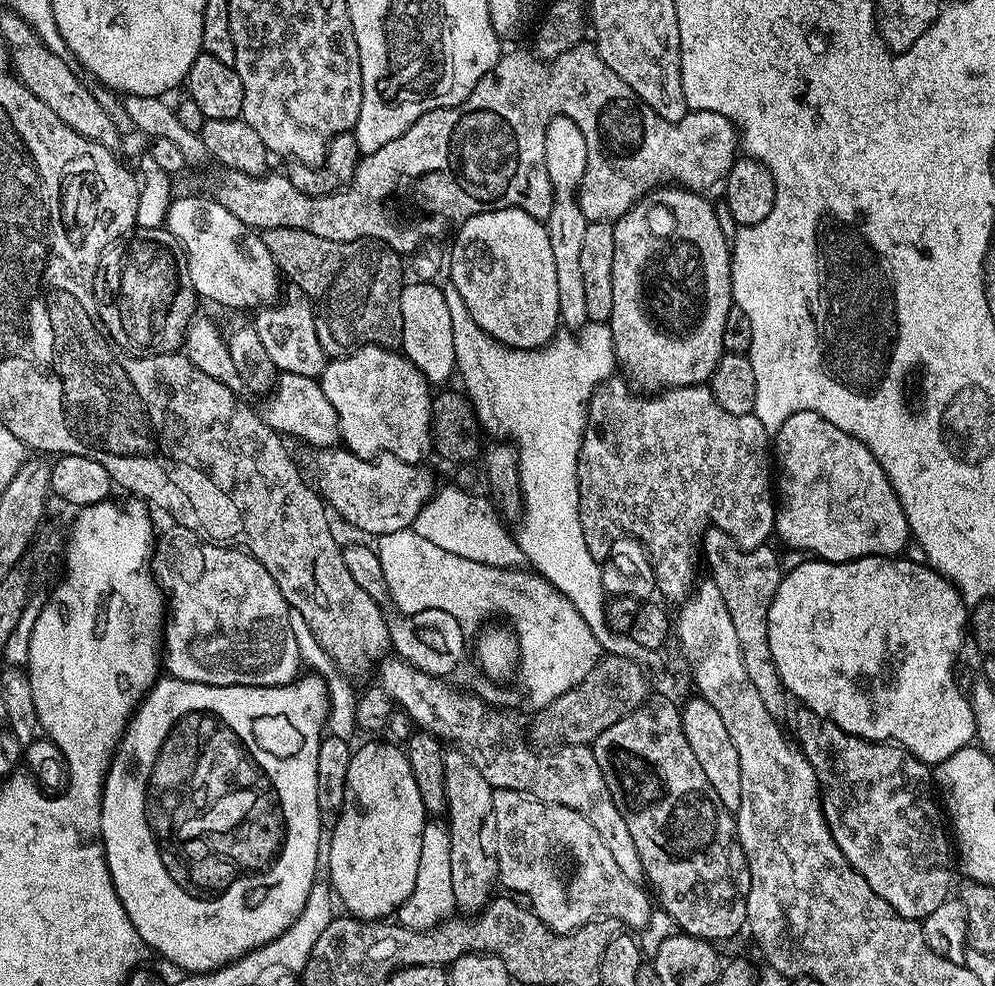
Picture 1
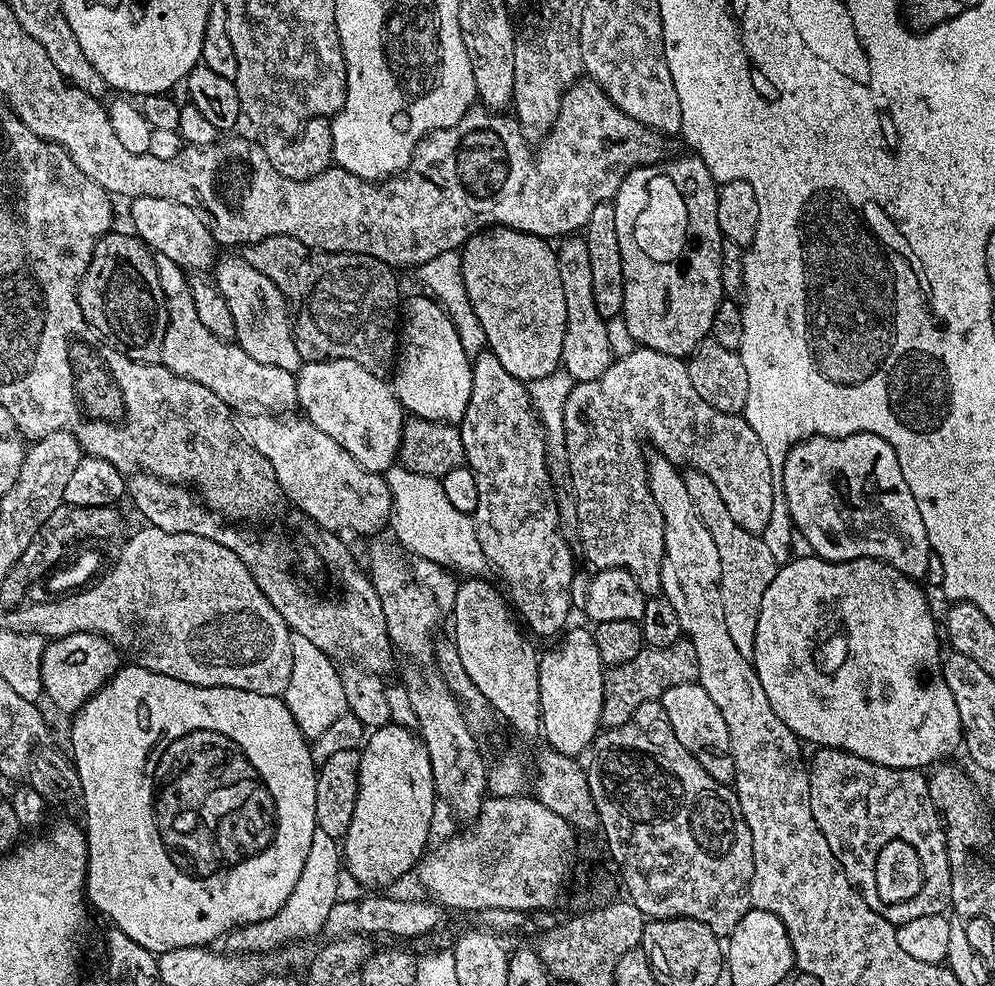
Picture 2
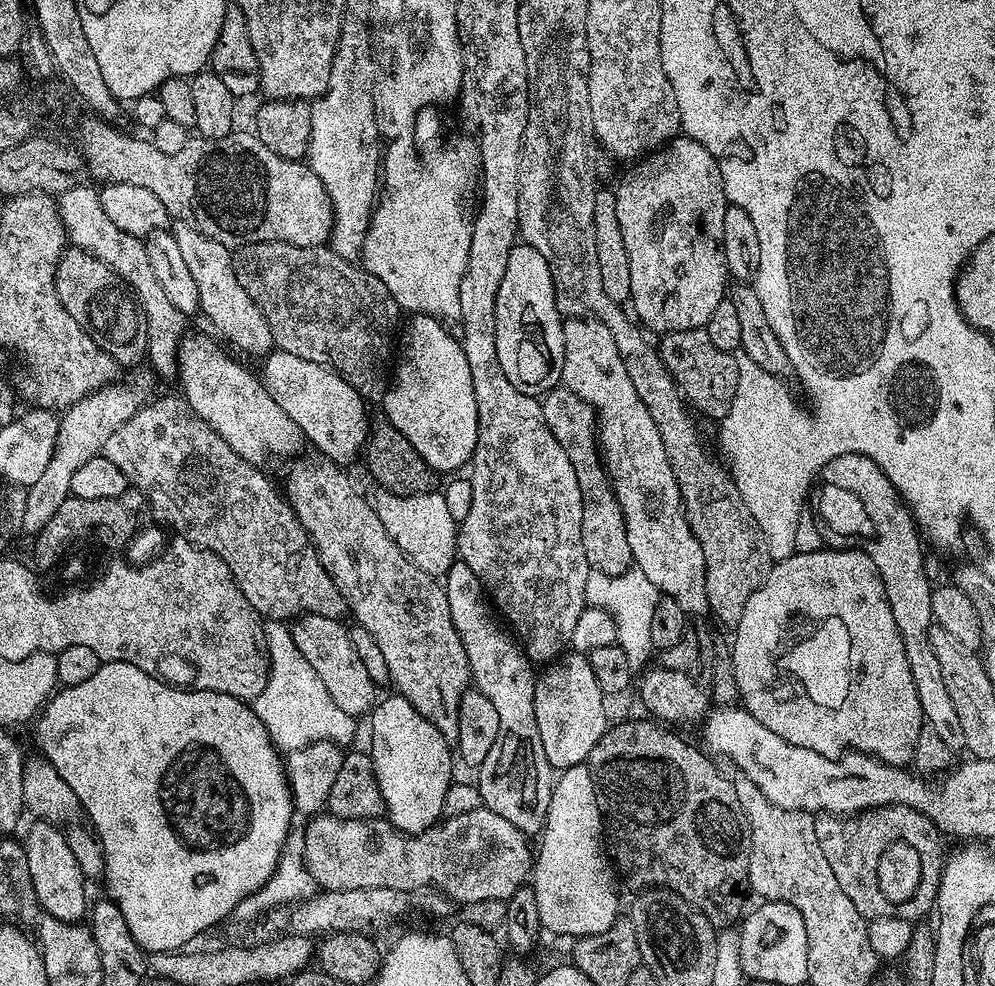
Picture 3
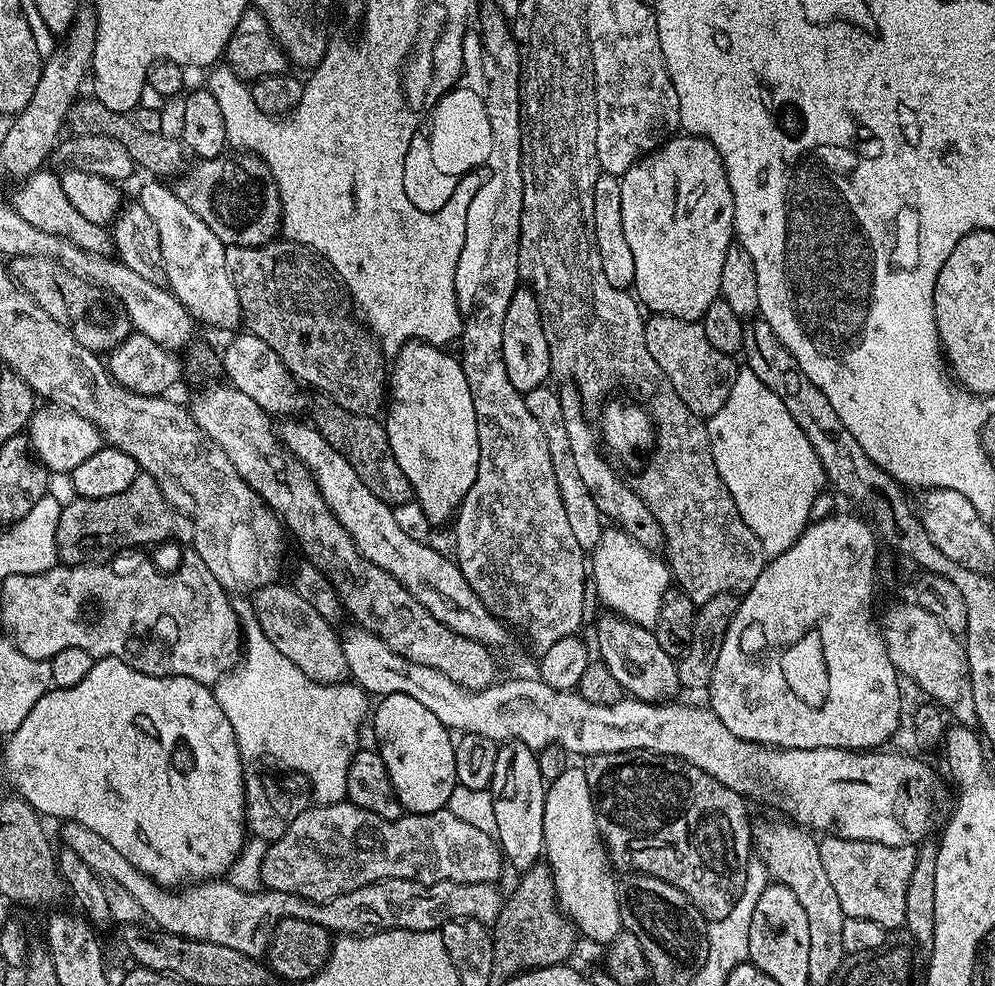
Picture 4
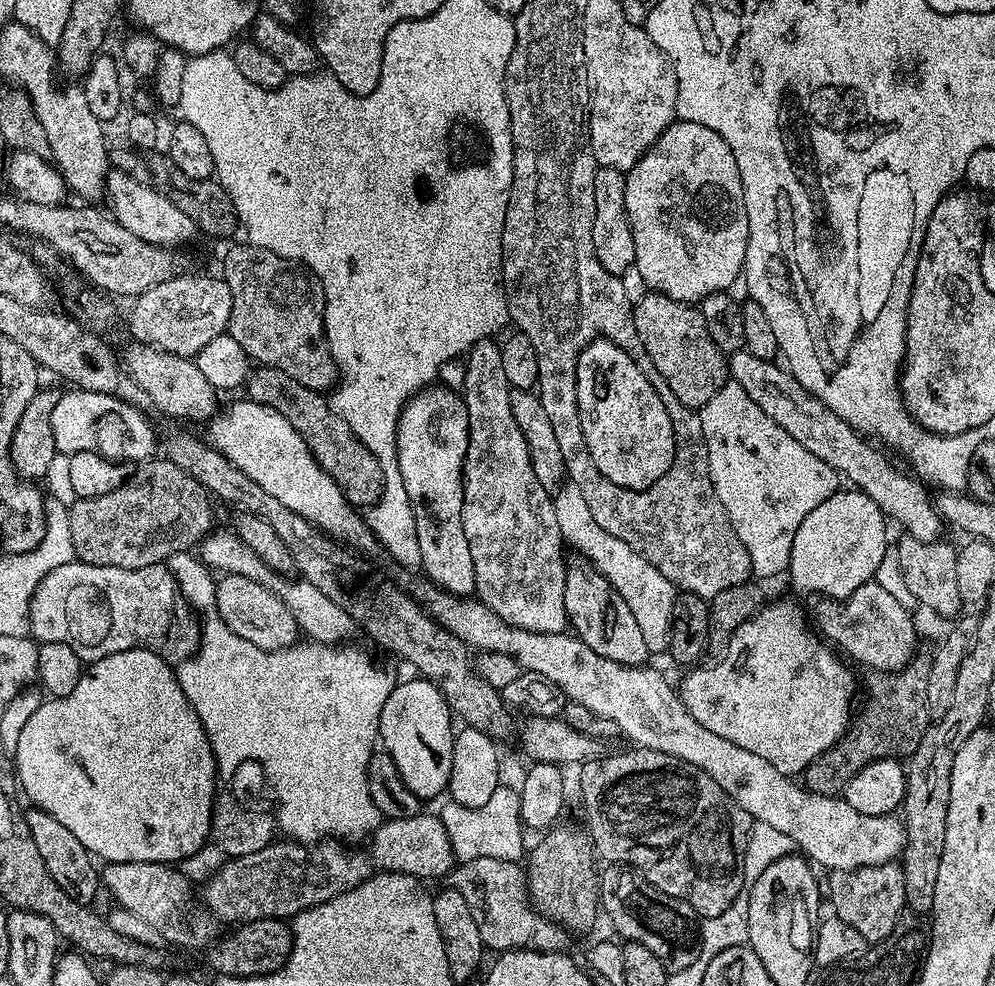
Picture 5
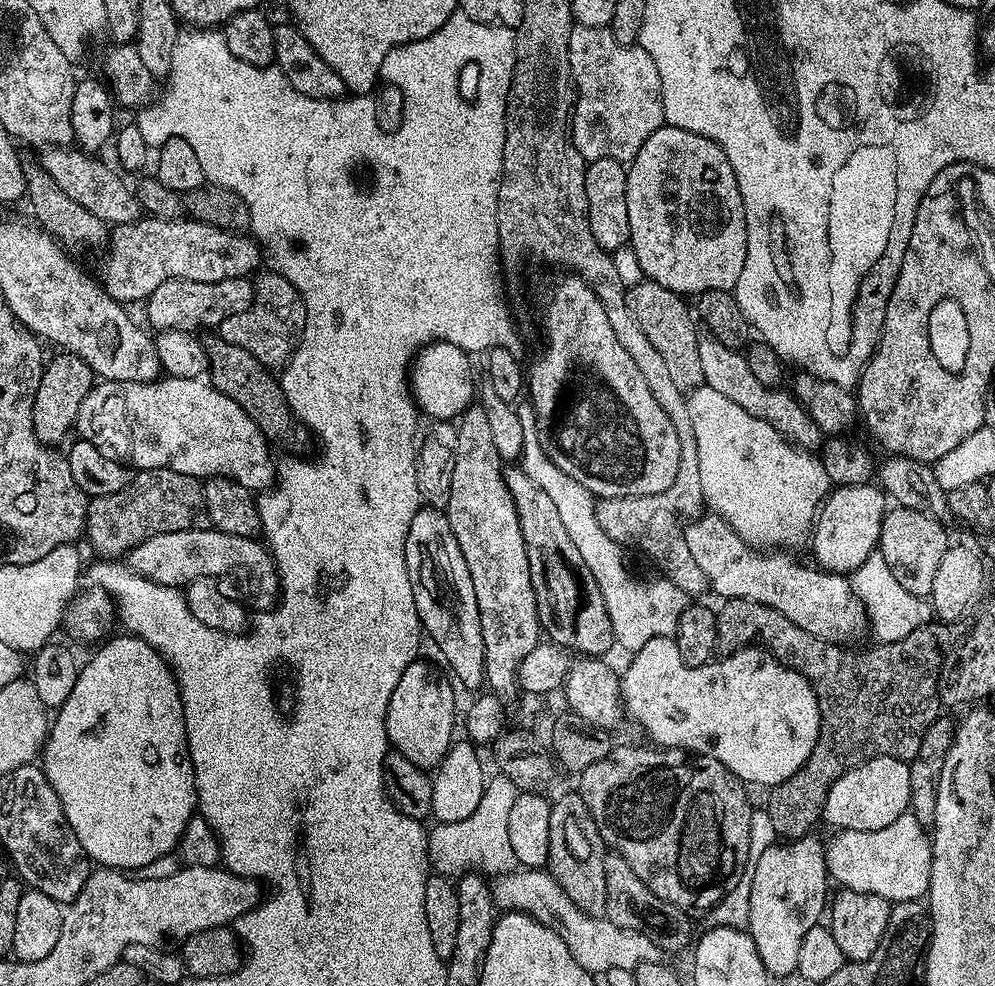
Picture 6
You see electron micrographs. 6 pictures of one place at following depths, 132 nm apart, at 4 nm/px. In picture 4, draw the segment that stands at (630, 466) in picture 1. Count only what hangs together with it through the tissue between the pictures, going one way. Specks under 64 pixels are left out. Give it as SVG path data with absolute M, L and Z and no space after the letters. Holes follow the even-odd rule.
M541 386L524 393L526 410L538 418L538 426L542 426L542 434L546 434L546 446L550 446L550 463L554 468L554 478L558 480L558 490L562 494L562 506L566 506L566 518L570 521L570 530L578 541L578 546L591 550L598 546L606 527L594 498L590 498L590 490L586 490L586 482L578 478L578 470L574 470L574 454L570 454L570 442L566 438L566 430L560 421L560 397L555 387Z

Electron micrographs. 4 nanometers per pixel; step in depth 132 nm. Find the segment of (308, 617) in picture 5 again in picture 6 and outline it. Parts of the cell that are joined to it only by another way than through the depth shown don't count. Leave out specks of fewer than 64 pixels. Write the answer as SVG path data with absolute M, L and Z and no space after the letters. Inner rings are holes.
M191 528L190 530L178 530L170 534L158 534L146 542L142 542L133 552L129 552L126 563L133 571L154 583L169 584L175 586L186 586L192 580L203 576L211 576L221 582L229 580L237 584L254 603L257 609L267 610L276 607L280 594L280 575L276 572L276 561L272 559L272 553L259 539L251 536L235 536L218 532L215 528Z

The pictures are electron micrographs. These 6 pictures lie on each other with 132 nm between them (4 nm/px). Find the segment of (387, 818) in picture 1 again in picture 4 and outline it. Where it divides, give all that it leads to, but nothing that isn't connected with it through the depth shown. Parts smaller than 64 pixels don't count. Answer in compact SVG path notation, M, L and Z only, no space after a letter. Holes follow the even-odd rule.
M390 694L383 697L375 705L370 716L370 728L380 739L378 751L382 762L386 762L386 770L390 774L390 782L394 782L394 790L398 794L398 802L403 806L405 813L430 814L443 808L447 808L451 791L457 786L456 783L456 745L453 733L422 702L410 698L406 694Z

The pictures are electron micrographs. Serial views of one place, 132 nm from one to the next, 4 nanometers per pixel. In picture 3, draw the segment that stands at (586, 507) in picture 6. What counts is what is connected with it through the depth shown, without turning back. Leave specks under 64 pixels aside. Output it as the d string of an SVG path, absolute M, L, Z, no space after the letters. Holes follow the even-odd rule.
M635 566L627 568L617 576L592 570L586 578L587 603L591 607L606 610L606 614L614 618L616 644L625 652L632 670L638 670L640 667L643 669L649 663L647 660L654 656L650 625L652 625L654 606L658 606L661 595L654 582L650 582L650 578L646 578L646 574L642 574L642 570Z

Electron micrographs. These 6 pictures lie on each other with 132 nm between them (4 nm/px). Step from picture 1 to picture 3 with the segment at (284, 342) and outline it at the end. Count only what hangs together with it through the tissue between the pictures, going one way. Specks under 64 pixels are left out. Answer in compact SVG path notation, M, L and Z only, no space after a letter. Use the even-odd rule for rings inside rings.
M180 222L175 225L174 235L178 247L182 250L182 259L190 269L190 275L194 277L194 283L198 286L198 298L200 299L200 312L208 315L208 320L233 344L252 356L263 358L273 351L272 331L258 306L242 290L242 286L236 277L236 271L232 265L233 253L222 242L214 242L206 234L202 234L191 223Z

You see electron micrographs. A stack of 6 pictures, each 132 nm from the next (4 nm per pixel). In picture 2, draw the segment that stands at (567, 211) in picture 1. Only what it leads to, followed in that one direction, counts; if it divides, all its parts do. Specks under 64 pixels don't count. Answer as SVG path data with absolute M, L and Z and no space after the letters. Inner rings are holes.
M573 234L559 241L555 249L558 270L562 278L562 294L566 298L566 334L562 338L560 363L573 381L593 380L612 365L608 321L598 314L594 306L594 285L590 275L590 250L583 235Z

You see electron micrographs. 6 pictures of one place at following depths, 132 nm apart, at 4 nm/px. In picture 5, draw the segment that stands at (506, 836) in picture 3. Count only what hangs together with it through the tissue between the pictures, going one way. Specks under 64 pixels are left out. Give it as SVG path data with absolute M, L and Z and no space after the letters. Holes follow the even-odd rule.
M421 814L414 818L402 818L401 820L385 819L380 827L372 833L368 852L363 852L360 846L345 846L331 838L321 840L311 846L299 842L273 842L262 850L254 850L254 854L245 856L233 856L225 861L223 867L209 878L203 885L204 900L207 911L211 912L217 921L225 920L228 926L236 926L241 922L250 920L287 921L299 912L318 906L330 898L339 896L341 892L348 892L356 888L373 875L374 869L380 872L401 872L407 876L415 876L421 881L428 882L431 876L447 877L454 867L454 855L451 846L451 838L439 815Z

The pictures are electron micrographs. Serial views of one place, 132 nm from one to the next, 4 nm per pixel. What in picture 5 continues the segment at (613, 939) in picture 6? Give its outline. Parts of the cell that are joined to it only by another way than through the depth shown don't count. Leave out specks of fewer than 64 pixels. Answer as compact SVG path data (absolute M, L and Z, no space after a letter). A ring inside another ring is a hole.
M474 858L457 863L446 877L447 887L458 890L462 898L472 907L476 913L476 921L482 934L482 942L485 949L499 954L518 948L530 948L533 952L564 952L567 949L570 933L567 928L557 921L548 920L532 906L528 899L528 877L525 869L514 861L503 861L499 858Z

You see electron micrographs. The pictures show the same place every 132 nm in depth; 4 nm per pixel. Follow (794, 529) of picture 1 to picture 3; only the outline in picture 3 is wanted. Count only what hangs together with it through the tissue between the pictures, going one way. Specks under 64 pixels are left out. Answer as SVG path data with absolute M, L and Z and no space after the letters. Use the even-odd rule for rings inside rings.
M847 452L835 456L816 477L810 493L810 508L820 519L820 536L827 547L857 548L874 562L890 602L890 614L894 614L894 626L898 626L906 650L906 662L910 662L914 690L918 690L918 702L927 727L933 728L946 741L953 754L963 753L967 746L965 731L958 710L954 710L954 702L946 691L946 682L942 679L938 658L932 655L932 643L928 637L934 626L934 584L928 581L928 568L924 565L924 548L920 545L922 532L900 492L890 478L886 478L878 462L860 453Z

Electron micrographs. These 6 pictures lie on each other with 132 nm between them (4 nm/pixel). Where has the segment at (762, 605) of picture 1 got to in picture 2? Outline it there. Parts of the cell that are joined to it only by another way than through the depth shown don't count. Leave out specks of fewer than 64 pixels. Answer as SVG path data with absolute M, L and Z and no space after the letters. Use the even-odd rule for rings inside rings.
M688 468L683 473L686 482L686 490L690 493L690 502L694 502L694 510L698 510L698 518L702 518L702 526L710 530L714 538L714 546L718 546L718 562L722 562L722 578L720 579L720 593L722 594L722 614L726 614L726 630L730 630L730 639L734 641L734 646L742 650L742 654L751 657L754 650L754 634L758 630L758 610L762 610L762 594L766 594L766 586L774 578L777 570L777 562L770 554L766 546L763 535L747 532L730 518L730 510L726 510L726 502L722 502L722 494L718 494L718 486L706 478L696 468Z

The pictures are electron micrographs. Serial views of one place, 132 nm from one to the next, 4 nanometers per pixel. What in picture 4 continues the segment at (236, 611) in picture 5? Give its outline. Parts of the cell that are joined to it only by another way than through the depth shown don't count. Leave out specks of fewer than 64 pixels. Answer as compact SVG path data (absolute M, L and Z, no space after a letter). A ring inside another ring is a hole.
M277 582L262 586L251 597L251 606L257 615L262 634L274 644L275 649L294 662L302 674L318 684L339 684L348 676L346 654L342 654L337 629L310 602L302 599L287 583Z

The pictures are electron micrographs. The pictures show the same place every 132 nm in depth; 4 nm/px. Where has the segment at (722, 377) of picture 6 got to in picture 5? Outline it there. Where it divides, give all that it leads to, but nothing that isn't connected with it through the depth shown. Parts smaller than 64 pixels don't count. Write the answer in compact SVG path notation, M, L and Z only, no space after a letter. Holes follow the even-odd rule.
M746 350L731 353L727 357L727 362L734 383L742 386L742 390L746 390L748 397L775 424L782 430L786 430L790 438L806 446L806 450L810 450L810 454L814 454L816 461L823 467L825 464L826 467L841 472L852 483L849 485L853 489L874 498L876 505L884 511L885 517L892 522L897 520L904 527L903 531L907 535L918 538L922 542L941 539L942 521L933 497L931 495L928 497L929 489L907 471L899 472L883 456L885 453L875 443L865 439L845 420L838 418L838 414L830 410L830 406L826 406L818 397L805 390L792 377L787 367L771 360L754 358L754 354Z

